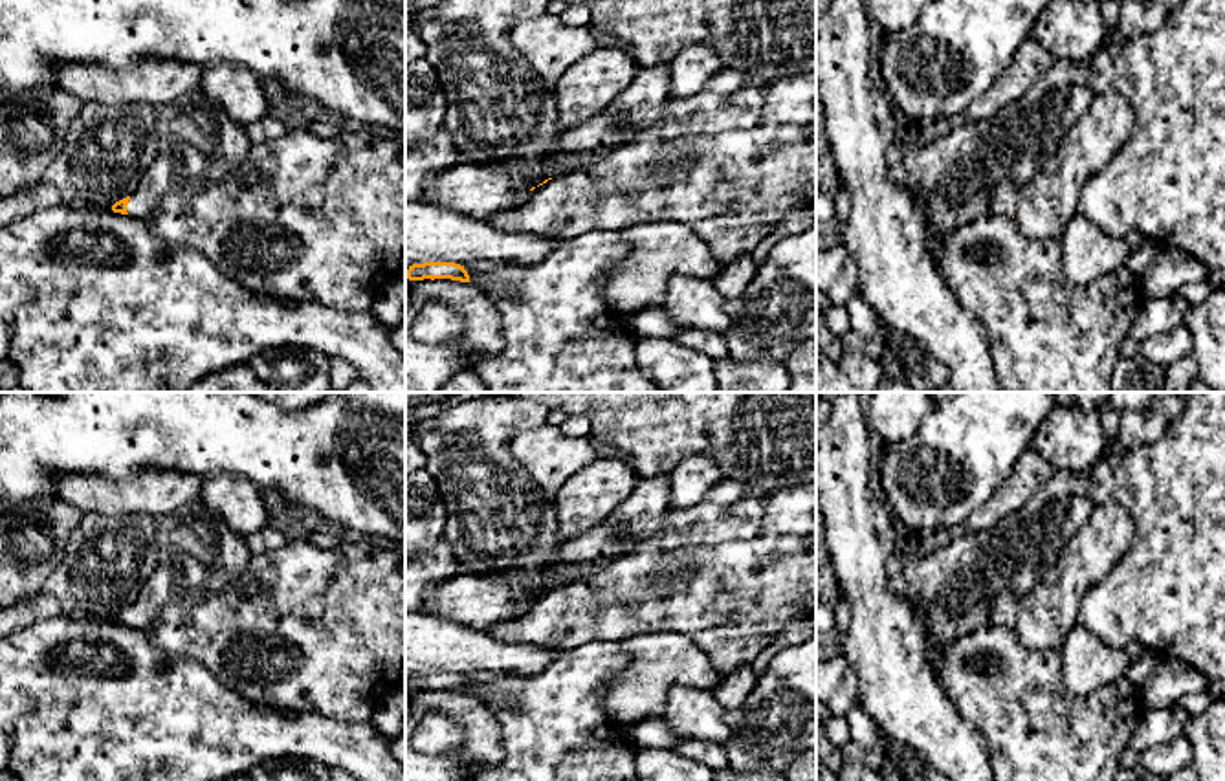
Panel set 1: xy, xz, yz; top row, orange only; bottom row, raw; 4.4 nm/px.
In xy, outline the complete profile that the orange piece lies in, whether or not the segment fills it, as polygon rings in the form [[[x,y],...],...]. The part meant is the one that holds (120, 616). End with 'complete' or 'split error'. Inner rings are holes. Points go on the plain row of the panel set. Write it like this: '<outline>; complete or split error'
[[[202,499],[158,521],[158,565],[139,598],[112,616],[114,623],[147,627],[167,605],[183,605],[222,592],[251,559],[246,539]]]; split error

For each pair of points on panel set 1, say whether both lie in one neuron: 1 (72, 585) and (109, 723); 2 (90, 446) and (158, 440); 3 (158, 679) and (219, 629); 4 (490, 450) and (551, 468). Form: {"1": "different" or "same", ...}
{"1": "different", "2": "same", "3": "different", "4": "different"}

